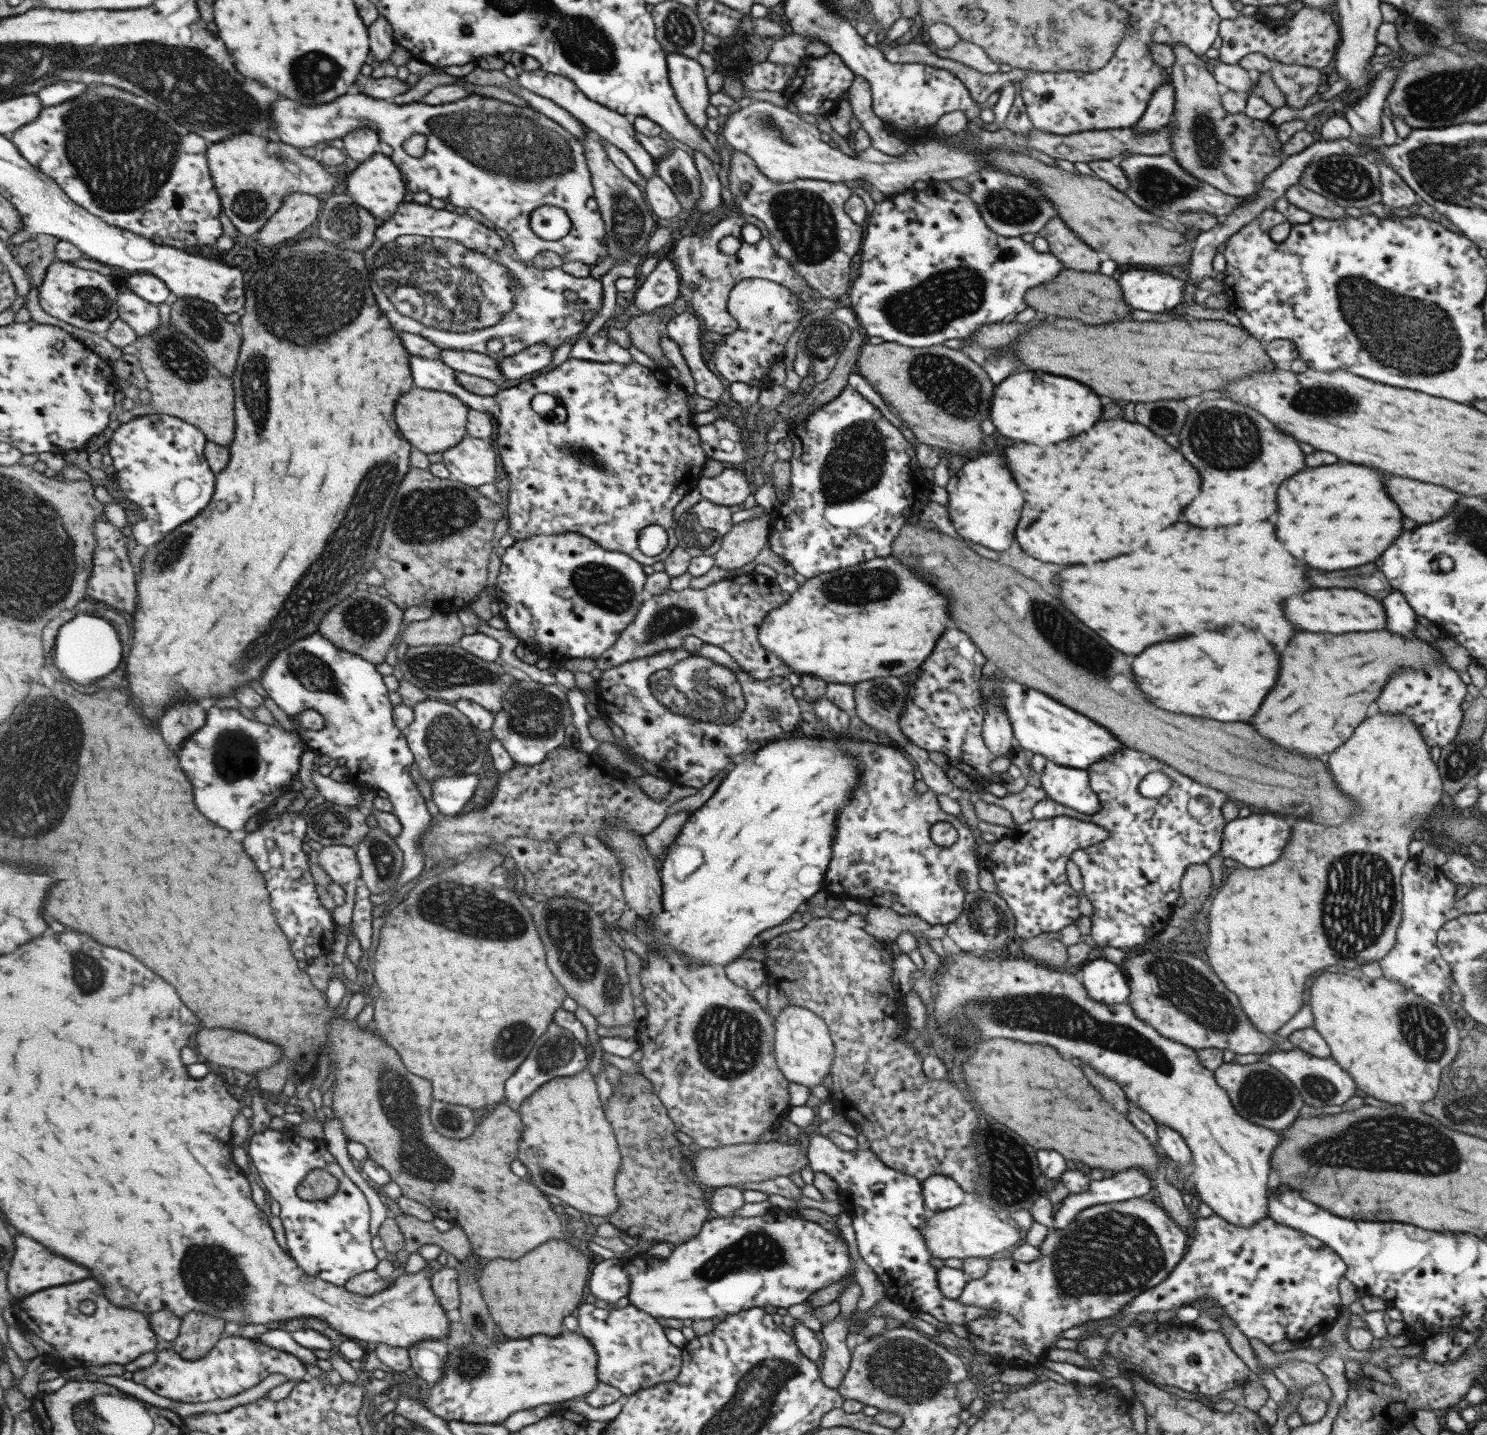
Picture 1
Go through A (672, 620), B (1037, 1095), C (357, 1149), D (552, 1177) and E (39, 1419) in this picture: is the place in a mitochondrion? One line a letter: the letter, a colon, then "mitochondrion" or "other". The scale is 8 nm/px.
A: mitochondrion
B: other
C: other
D: mitochondrion
E: other

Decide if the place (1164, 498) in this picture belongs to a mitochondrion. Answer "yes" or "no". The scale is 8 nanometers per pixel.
no

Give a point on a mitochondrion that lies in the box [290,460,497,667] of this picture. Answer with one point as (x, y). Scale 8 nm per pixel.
(424, 516)

